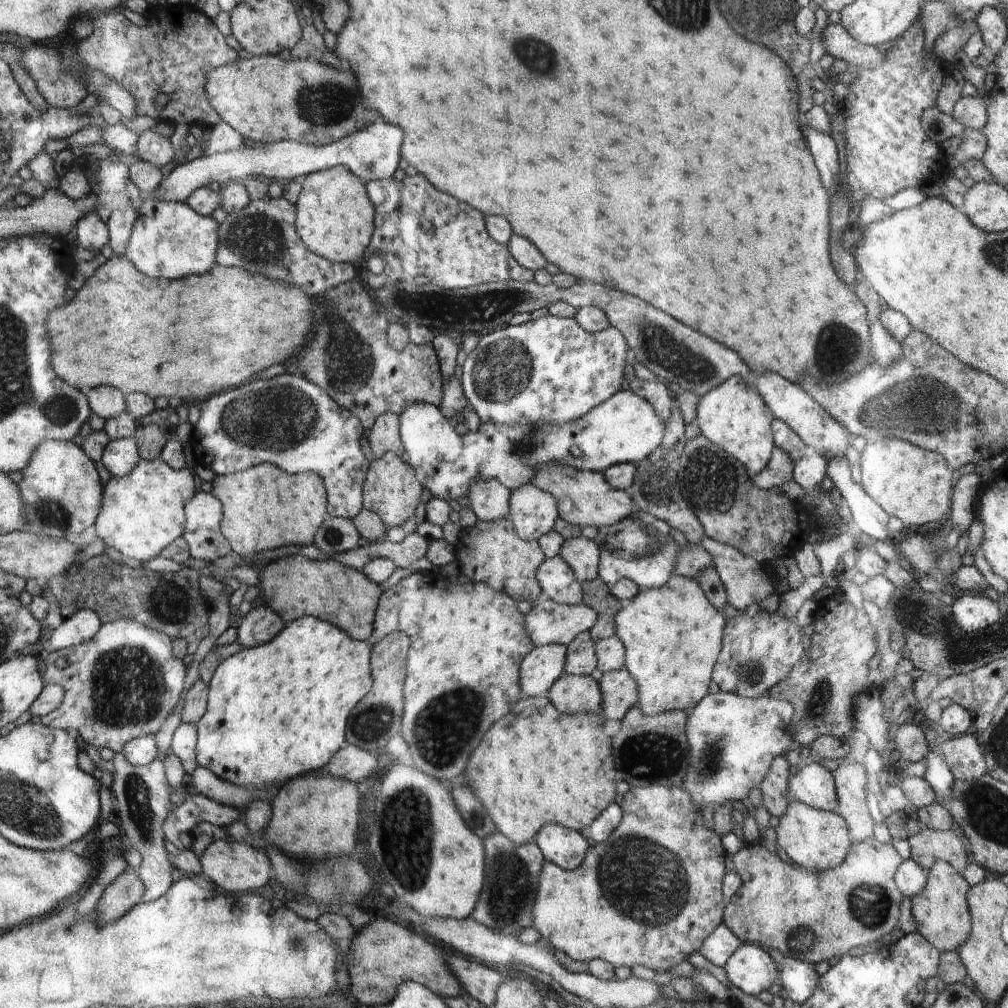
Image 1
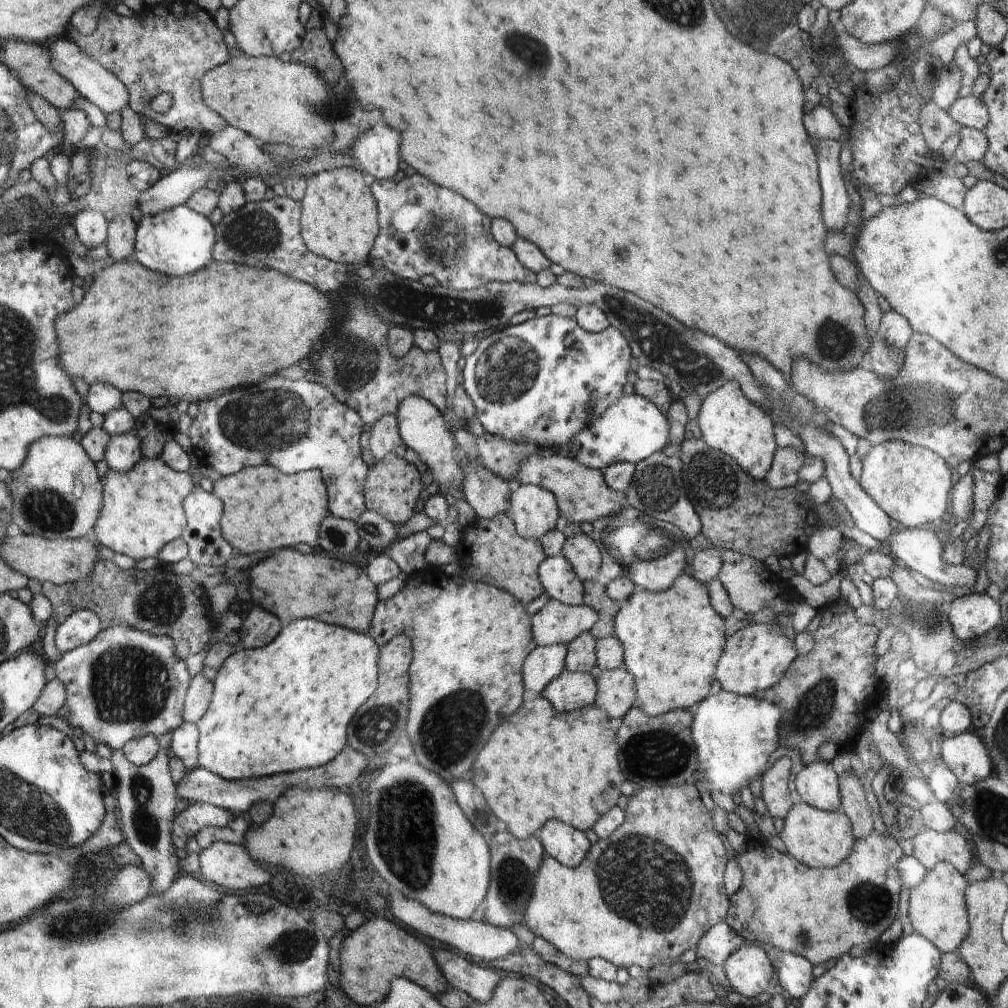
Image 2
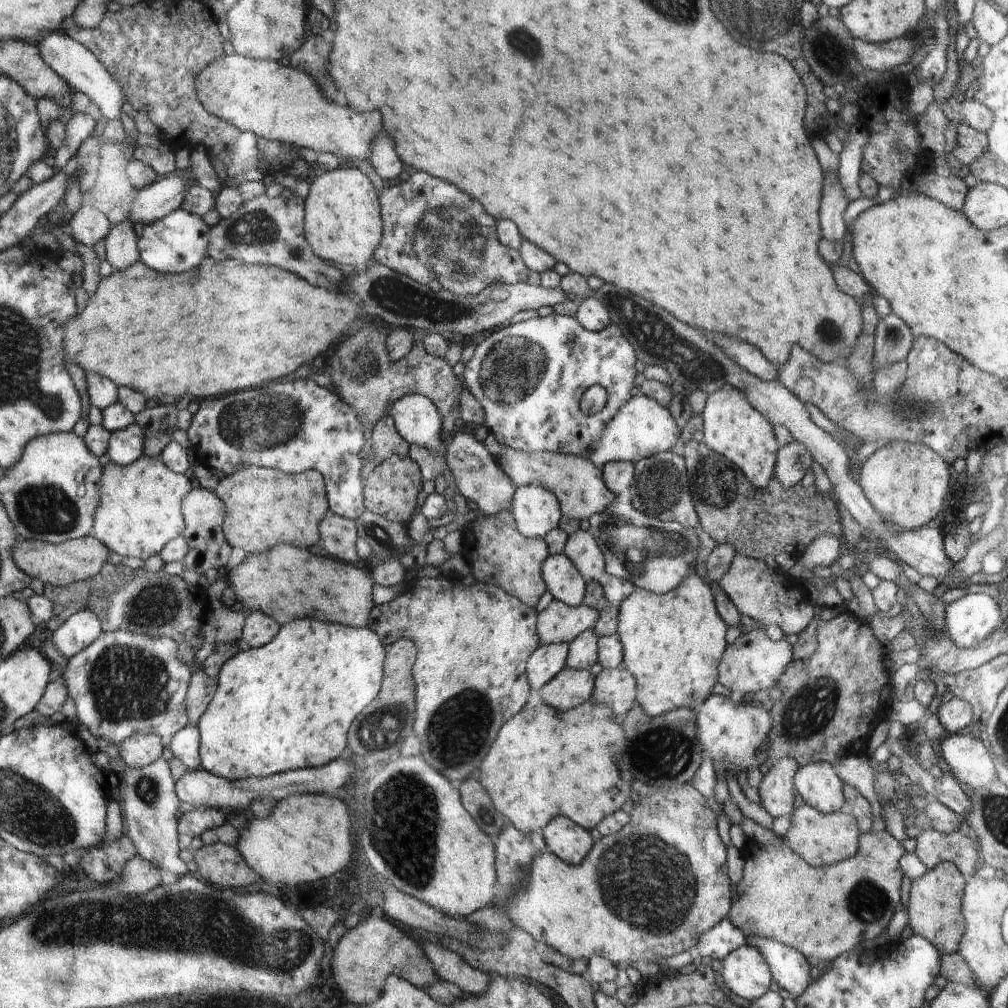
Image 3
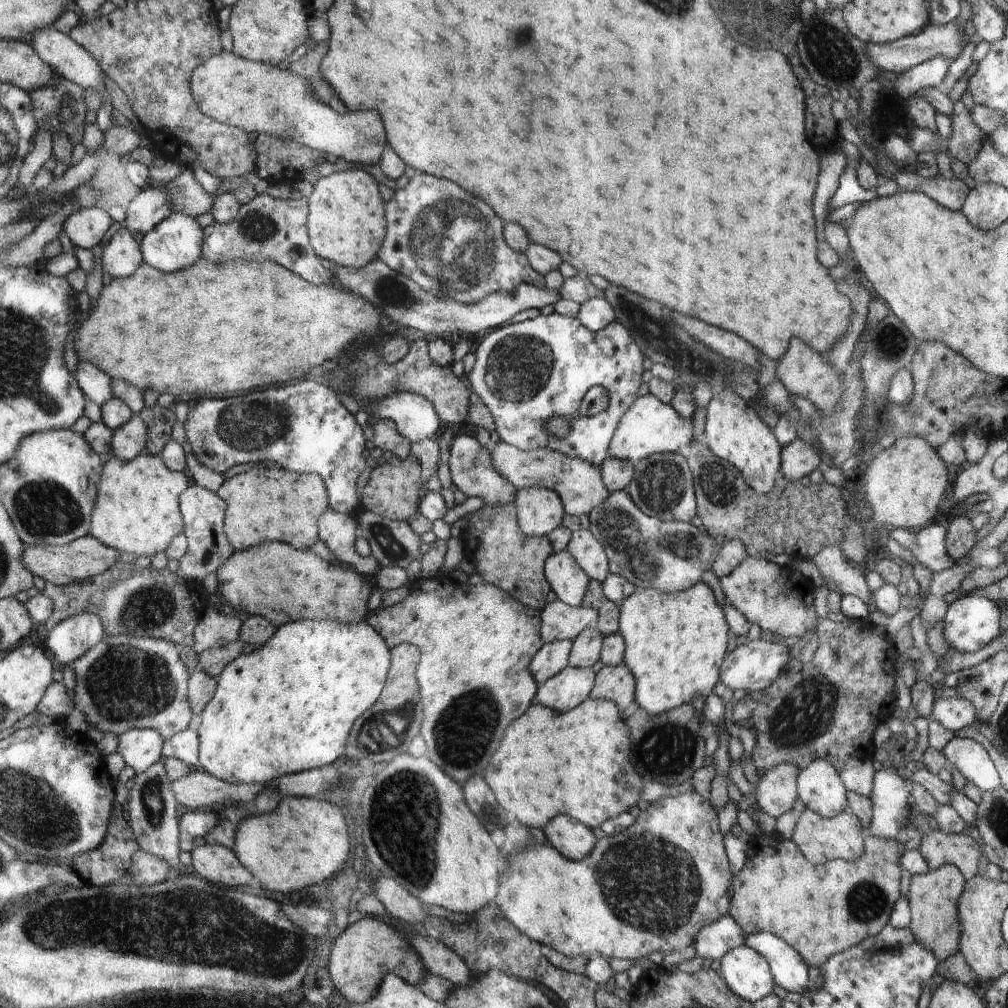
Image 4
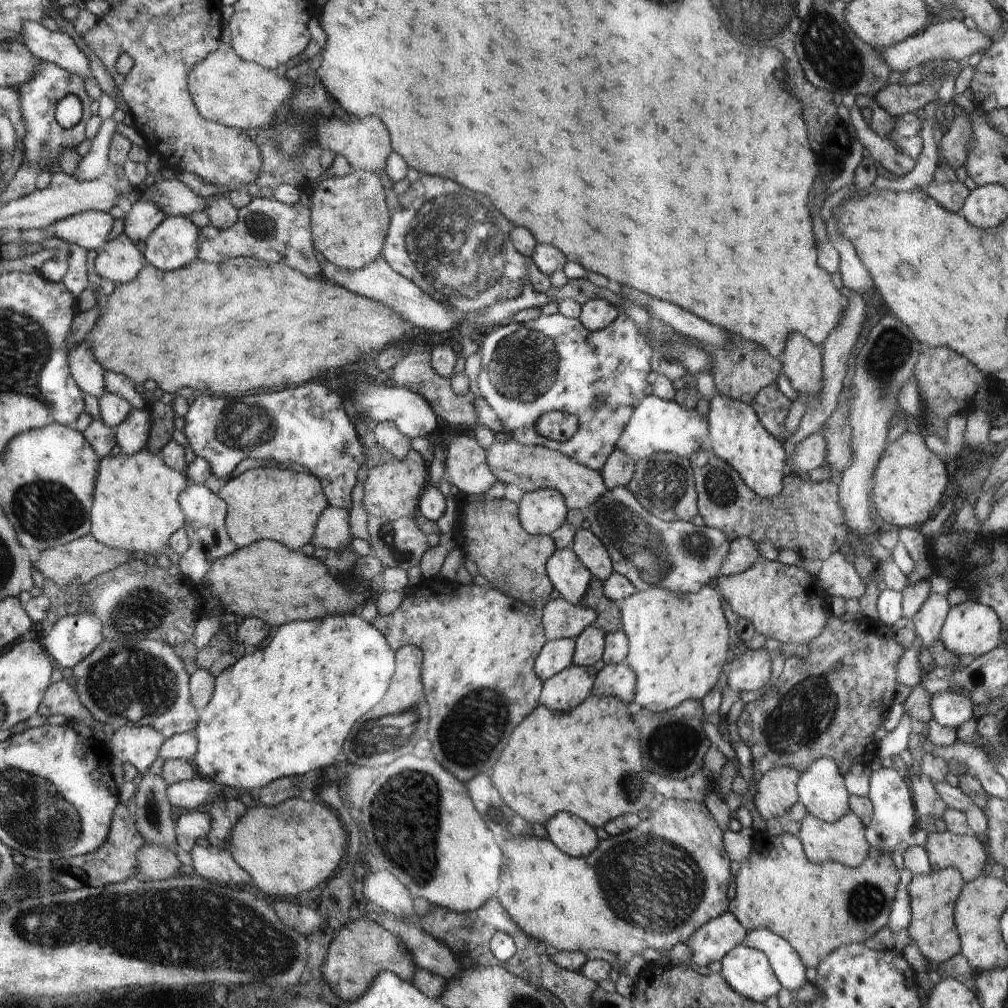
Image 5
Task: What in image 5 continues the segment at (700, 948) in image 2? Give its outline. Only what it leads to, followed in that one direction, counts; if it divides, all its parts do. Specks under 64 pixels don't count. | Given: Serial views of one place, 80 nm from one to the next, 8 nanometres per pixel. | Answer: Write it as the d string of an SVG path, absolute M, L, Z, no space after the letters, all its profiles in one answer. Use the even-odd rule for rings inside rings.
M729 910L696 930L686 945L692 951L695 967L708 966L716 960L722 961L735 946L742 945L745 938L746 928Z

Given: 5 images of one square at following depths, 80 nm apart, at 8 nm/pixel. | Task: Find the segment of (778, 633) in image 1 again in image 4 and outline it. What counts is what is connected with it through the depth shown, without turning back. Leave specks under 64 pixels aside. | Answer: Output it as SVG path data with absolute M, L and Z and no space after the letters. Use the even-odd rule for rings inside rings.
M747 638L739 641L732 654L728 654L724 661L724 684L735 690L746 690L747 692L758 692L767 689L779 676L780 670L785 668L789 648L784 646L781 639L765 641L761 638L753 641Z

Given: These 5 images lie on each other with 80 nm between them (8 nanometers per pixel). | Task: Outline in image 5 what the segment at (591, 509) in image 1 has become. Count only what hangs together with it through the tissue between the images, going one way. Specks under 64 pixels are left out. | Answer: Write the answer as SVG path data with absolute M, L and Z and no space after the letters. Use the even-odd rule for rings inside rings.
M514 440L493 442L488 448L487 463L497 480L518 486L524 493L538 489L554 489L564 494L569 510L585 512L607 492L601 471L577 463L559 451L545 446L520 444Z

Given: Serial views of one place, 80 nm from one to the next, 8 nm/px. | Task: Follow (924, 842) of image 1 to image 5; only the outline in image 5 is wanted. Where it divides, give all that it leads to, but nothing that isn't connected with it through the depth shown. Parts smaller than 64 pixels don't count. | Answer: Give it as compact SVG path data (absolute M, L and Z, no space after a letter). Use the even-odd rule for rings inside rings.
M953 832L928 833L923 846L930 855L933 871L956 869L963 875L964 882L974 881L978 874L984 872L984 864L990 862L984 846L976 840L975 835L956 836Z

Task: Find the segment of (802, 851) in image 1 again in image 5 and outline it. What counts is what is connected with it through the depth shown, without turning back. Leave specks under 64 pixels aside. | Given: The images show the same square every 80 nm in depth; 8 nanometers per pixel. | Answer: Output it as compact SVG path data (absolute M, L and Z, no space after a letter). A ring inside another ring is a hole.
M854 812L845 814L839 821L833 823L827 823L808 813L800 824L800 833L797 836L801 840L803 851L813 863L836 861L847 867L856 868L870 856L864 823Z

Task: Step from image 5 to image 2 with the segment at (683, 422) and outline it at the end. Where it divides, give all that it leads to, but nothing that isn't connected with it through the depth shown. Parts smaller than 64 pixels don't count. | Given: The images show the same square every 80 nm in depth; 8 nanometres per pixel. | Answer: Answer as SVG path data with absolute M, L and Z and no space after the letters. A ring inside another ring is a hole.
M631 391L615 405L606 409L602 416L590 413L587 428L570 442L566 451L561 453L578 459L584 466L594 467L603 472L607 466L615 462L636 464L643 461L651 454L661 451L664 446L670 444L670 440L667 415L652 401Z

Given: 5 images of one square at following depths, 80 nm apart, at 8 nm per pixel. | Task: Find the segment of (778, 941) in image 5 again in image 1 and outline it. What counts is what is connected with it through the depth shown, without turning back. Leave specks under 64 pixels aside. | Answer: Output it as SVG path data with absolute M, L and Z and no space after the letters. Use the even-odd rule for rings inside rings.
M784 958L781 969L781 987L786 989L789 998L798 1004L806 1002L819 984L819 975L814 970L815 964L799 958Z

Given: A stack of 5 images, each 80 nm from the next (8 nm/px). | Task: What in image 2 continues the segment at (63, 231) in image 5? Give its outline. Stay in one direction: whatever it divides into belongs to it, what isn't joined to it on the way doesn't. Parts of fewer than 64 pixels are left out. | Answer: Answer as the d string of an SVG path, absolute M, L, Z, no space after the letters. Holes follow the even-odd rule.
M83 209L74 214L70 222L76 230L80 242L89 250L94 246L105 244L107 239L107 222L100 211Z

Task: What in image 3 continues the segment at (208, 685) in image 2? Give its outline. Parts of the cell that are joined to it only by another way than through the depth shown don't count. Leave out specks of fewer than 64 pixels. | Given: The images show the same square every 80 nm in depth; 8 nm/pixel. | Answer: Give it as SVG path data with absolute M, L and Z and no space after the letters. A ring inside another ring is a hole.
M201 668L192 673L191 686L186 697L187 714L190 724L195 727L198 719L204 714L216 692L217 681L209 677Z

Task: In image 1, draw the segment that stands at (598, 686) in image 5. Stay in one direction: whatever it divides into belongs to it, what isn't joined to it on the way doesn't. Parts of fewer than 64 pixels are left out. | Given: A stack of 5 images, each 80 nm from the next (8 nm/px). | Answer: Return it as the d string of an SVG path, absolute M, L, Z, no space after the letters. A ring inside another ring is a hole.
M626 668L606 671L599 685L602 690L602 714L608 720L622 720L639 702L639 687Z

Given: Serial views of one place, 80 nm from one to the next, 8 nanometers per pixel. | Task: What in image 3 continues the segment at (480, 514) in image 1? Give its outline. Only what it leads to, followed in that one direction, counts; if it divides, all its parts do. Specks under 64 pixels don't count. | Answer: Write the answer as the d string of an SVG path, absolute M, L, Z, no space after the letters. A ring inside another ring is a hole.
M457 432L452 438L448 450L445 451L448 468L452 472L459 493L478 505L477 511L487 515L495 515L500 511L510 509L516 490L515 484L498 466L484 443L478 442L471 434Z

